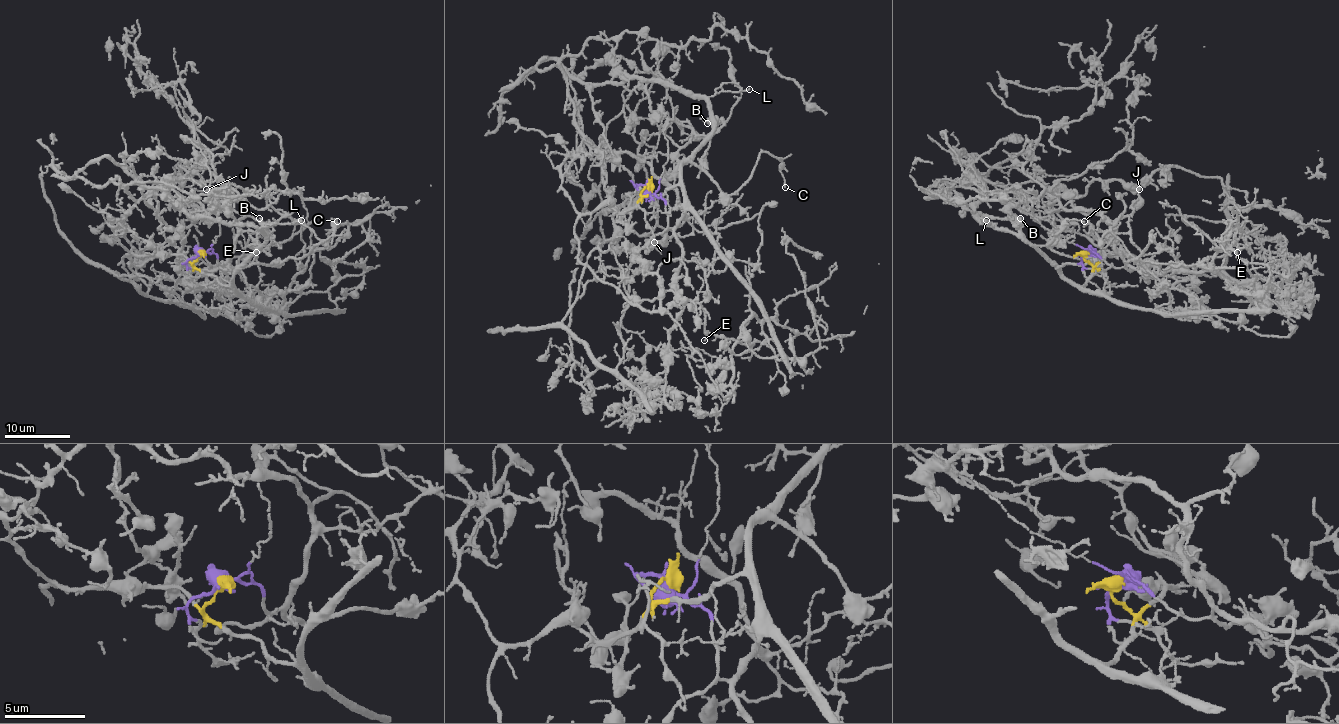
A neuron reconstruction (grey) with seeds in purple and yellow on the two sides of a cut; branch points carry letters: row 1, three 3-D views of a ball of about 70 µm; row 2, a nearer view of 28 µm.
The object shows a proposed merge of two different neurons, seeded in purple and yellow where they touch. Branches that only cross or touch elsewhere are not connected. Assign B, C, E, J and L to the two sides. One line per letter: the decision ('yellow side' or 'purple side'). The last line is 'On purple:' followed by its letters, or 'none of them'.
B: yellow side
C: yellow side
E: purple side
J: purple side
L: yellow side
On purple: E, J

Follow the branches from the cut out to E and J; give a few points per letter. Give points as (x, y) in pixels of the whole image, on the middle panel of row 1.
E: (647, 189), (664, 201), (672, 233), (682, 248), (677, 291), (685, 299), (697, 301), (705, 313), (703, 341)
J: (647, 189), (664, 201), (670, 227), (684, 215), (692, 227), (682, 237), (654, 242)

